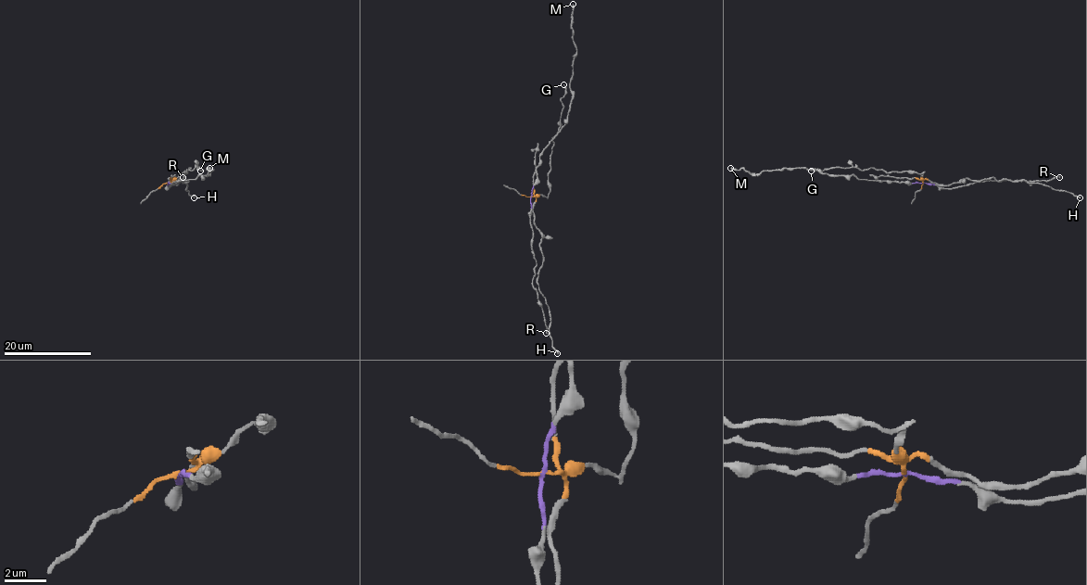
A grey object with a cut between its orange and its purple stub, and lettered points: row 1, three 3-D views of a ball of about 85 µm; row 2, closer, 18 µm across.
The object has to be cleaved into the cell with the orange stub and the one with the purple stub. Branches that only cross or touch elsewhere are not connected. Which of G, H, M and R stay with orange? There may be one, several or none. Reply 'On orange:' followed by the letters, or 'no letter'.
On orange: G, H

